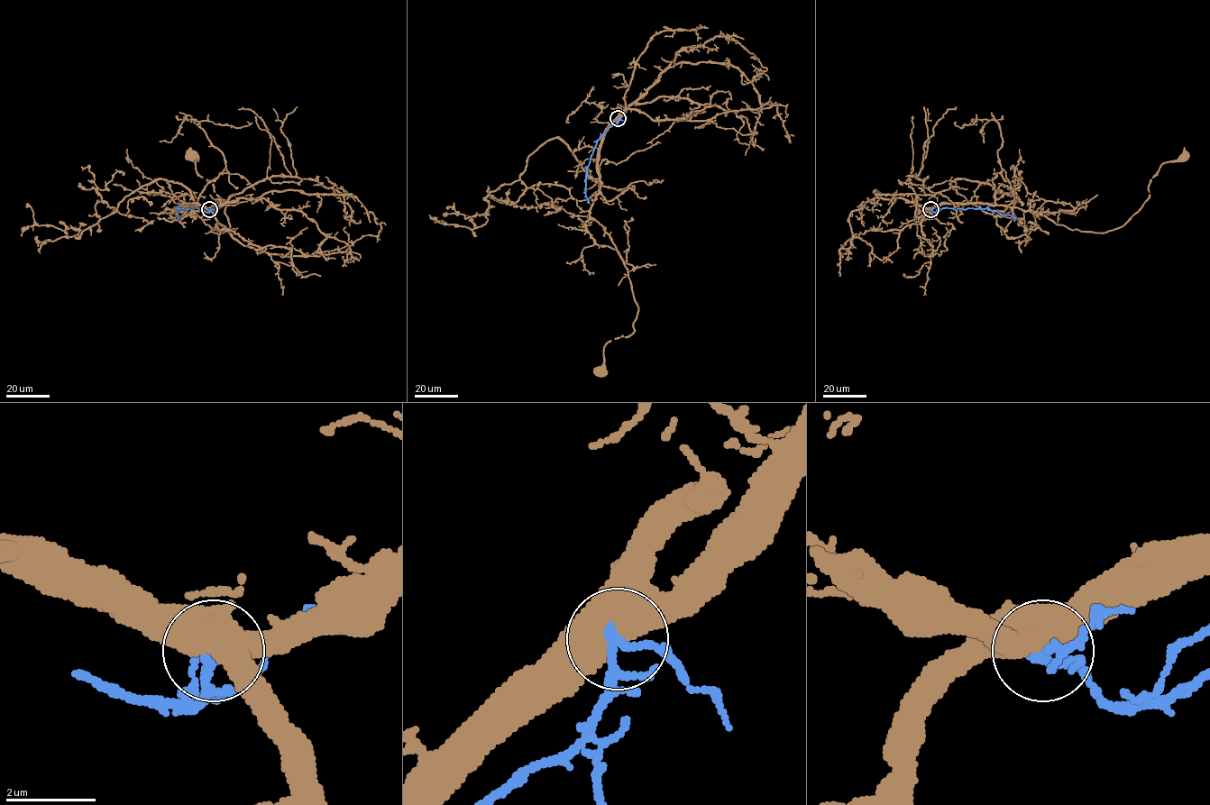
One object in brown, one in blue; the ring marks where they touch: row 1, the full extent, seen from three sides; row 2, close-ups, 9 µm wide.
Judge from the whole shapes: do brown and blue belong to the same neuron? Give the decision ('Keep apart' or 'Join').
Keep apart

